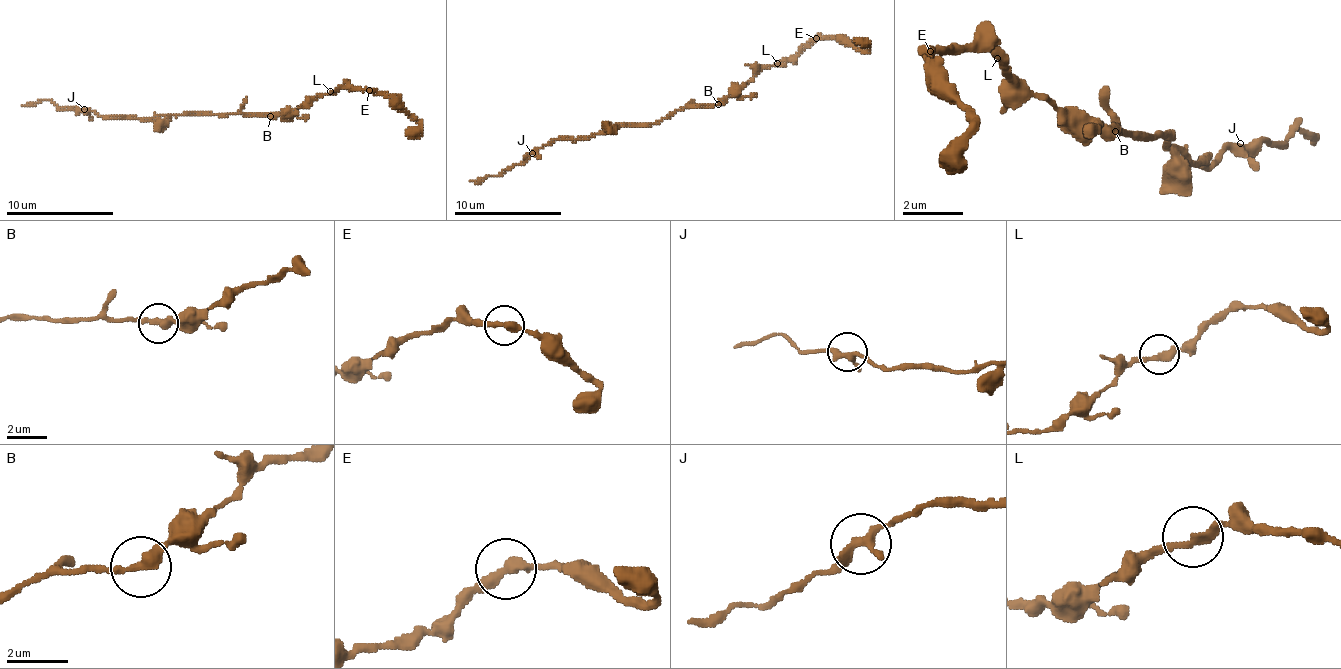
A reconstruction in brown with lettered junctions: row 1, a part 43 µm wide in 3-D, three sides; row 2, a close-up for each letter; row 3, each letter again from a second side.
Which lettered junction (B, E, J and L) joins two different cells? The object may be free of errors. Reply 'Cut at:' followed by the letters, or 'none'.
Cut at: E

